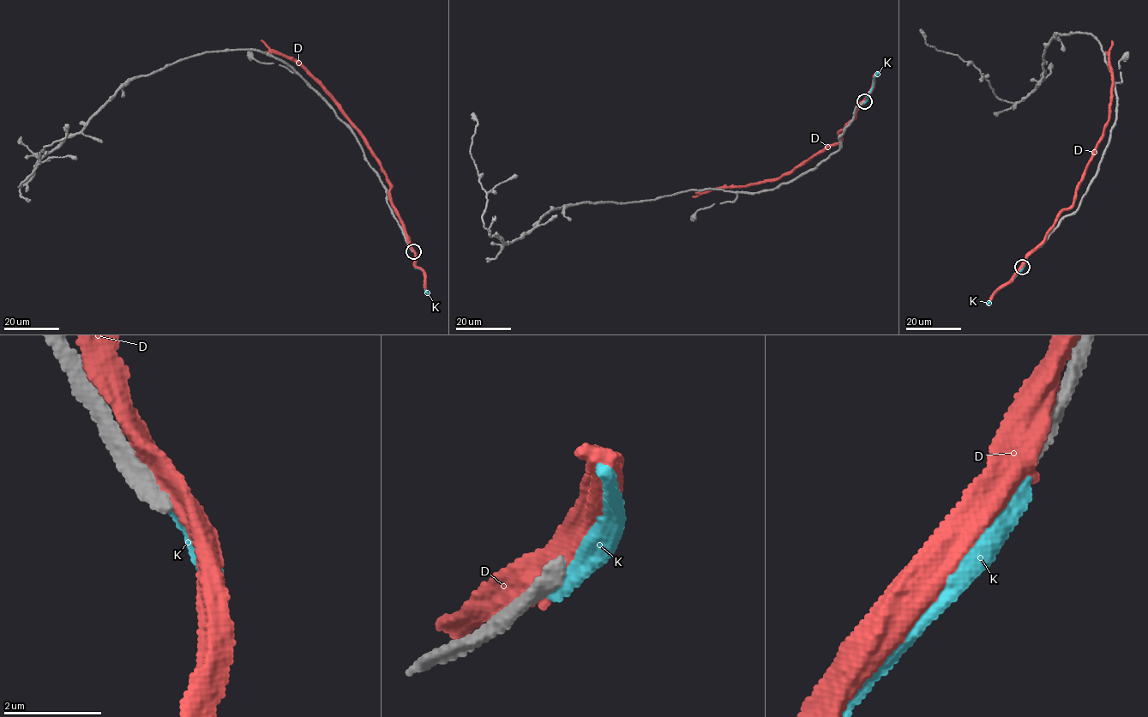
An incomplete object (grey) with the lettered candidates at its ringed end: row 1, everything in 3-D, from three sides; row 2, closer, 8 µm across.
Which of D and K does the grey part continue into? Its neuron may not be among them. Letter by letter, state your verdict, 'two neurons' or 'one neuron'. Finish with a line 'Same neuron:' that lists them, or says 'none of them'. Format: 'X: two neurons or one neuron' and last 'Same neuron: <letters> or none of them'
D: two neurons
K: two neurons
Same neuron: none of them

